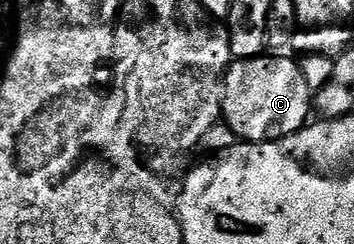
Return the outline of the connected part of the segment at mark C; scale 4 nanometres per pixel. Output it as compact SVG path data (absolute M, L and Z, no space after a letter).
M284 55L242 57L233 60L224 74L224 121L241 142L276 141L298 133L309 124L314 91L302 79L295 60Z

